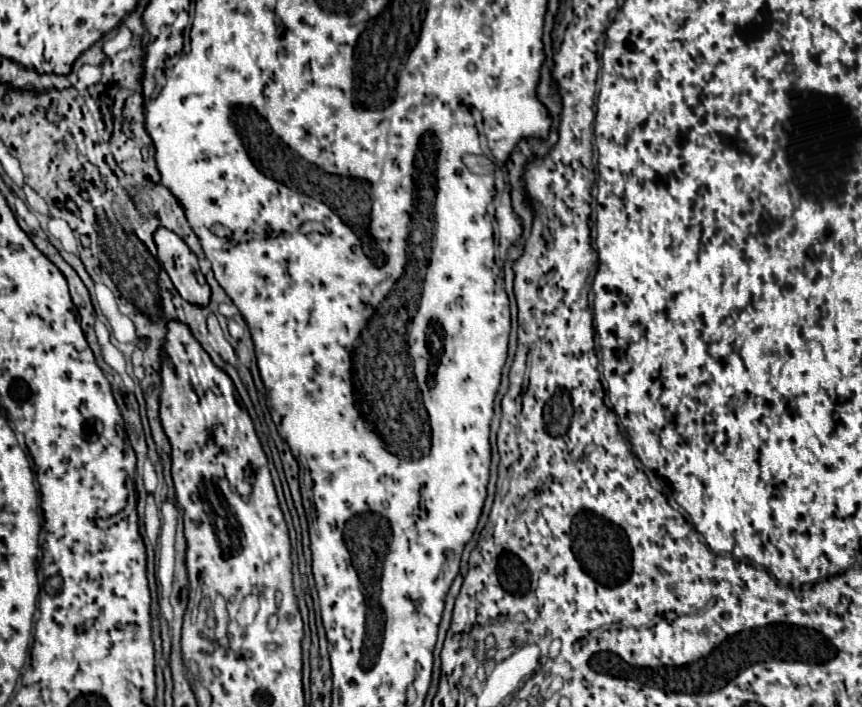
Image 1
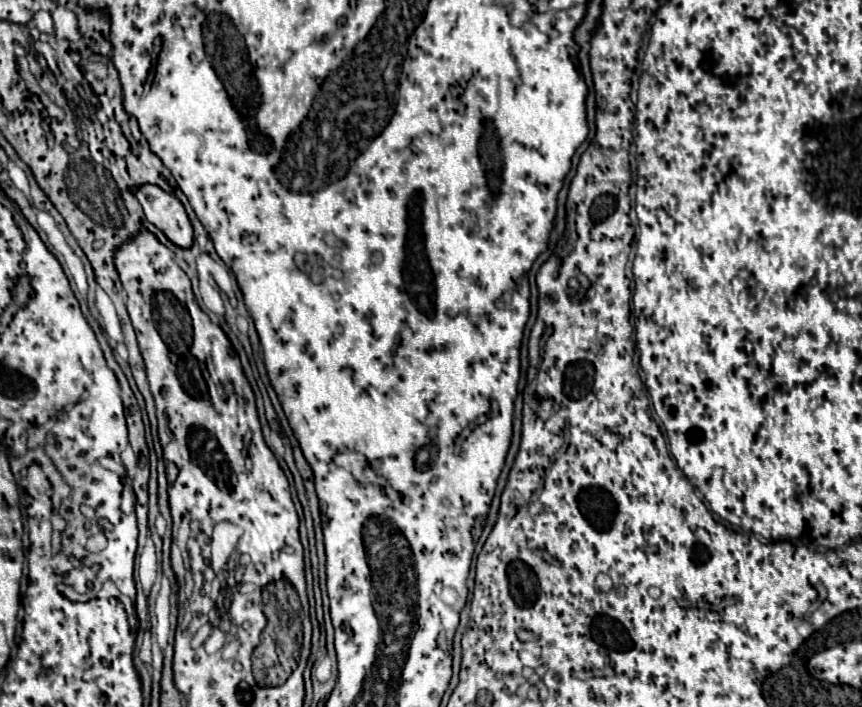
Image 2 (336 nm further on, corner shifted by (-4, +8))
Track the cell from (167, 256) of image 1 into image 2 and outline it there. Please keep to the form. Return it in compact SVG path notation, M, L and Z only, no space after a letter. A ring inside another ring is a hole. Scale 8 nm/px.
M142 185L136 197L144 207L146 219L154 227L158 227L176 247L192 247L192 225L188 221L184 205L174 195L162 191L156 185Z

